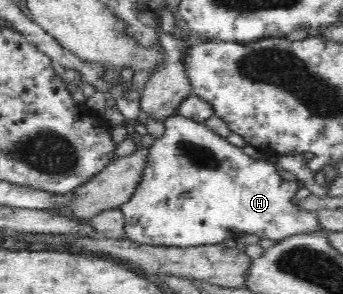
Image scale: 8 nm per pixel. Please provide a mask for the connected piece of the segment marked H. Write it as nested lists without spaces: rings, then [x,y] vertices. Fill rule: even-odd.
[[[178,115],[171,116],[165,120],[166,131],[164,135],[155,140],[152,147],[147,149],[146,163],[142,167],[142,175],[139,176],[138,183],[135,184],[134,191],[130,199],[123,203],[119,209],[125,218],[125,234],[131,242],[136,242],[140,246],[172,246],[187,248],[190,246],[206,246],[209,244],[224,244],[226,239],[236,239],[245,233],[252,233],[258,235],[261,239],[272,239],[275,242],[281,242],[290,238],[298,236],[316,235],[318,232],[326,232],[322,226],[322,220],[318,214],[310,214],[306,209],[298,209],[296,202],[296,193],[301,185],[296,181],[288,181],[282,179],[276,165],[265,161],[265,157],[261,159],[252,159],[242,151],[242,149],[235,147],[228,143],[226,138],[219,137],[218,134],[210,131],[205,127],[204,123],[198,123],[179,117]]]

